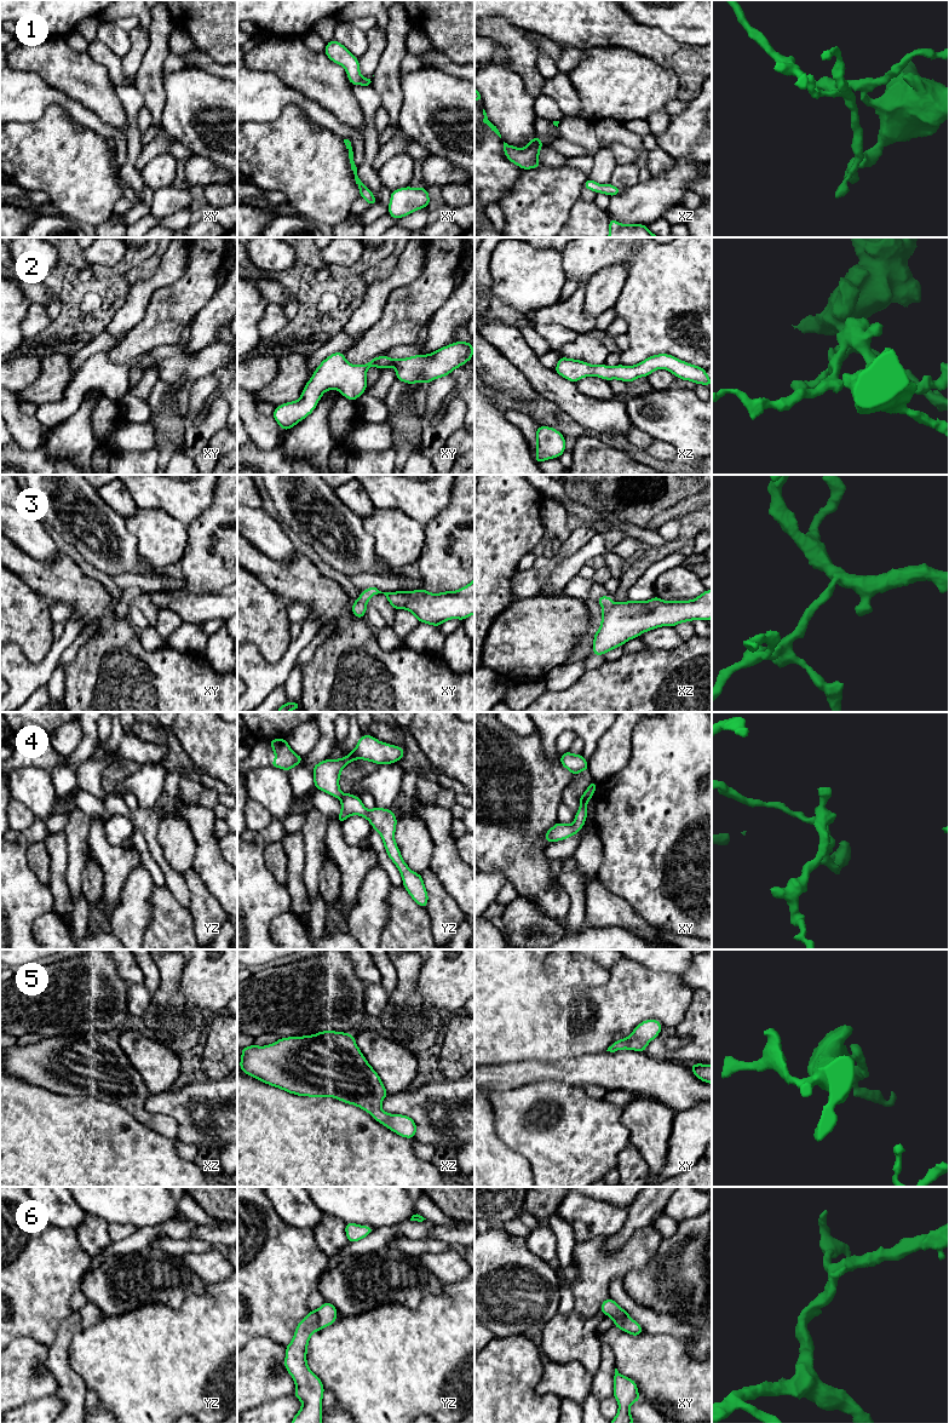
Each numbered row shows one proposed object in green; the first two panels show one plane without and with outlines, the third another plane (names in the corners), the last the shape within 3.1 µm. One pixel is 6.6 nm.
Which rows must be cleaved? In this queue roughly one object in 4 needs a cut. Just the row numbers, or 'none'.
4

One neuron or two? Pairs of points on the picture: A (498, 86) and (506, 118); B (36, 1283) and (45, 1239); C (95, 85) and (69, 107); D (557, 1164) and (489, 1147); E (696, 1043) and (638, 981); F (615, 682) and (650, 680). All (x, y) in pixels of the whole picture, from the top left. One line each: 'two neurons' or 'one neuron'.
A: one neuron
B: one neuron
C: two neurons
D: two neurons
E: two neurons
F: one neuron

